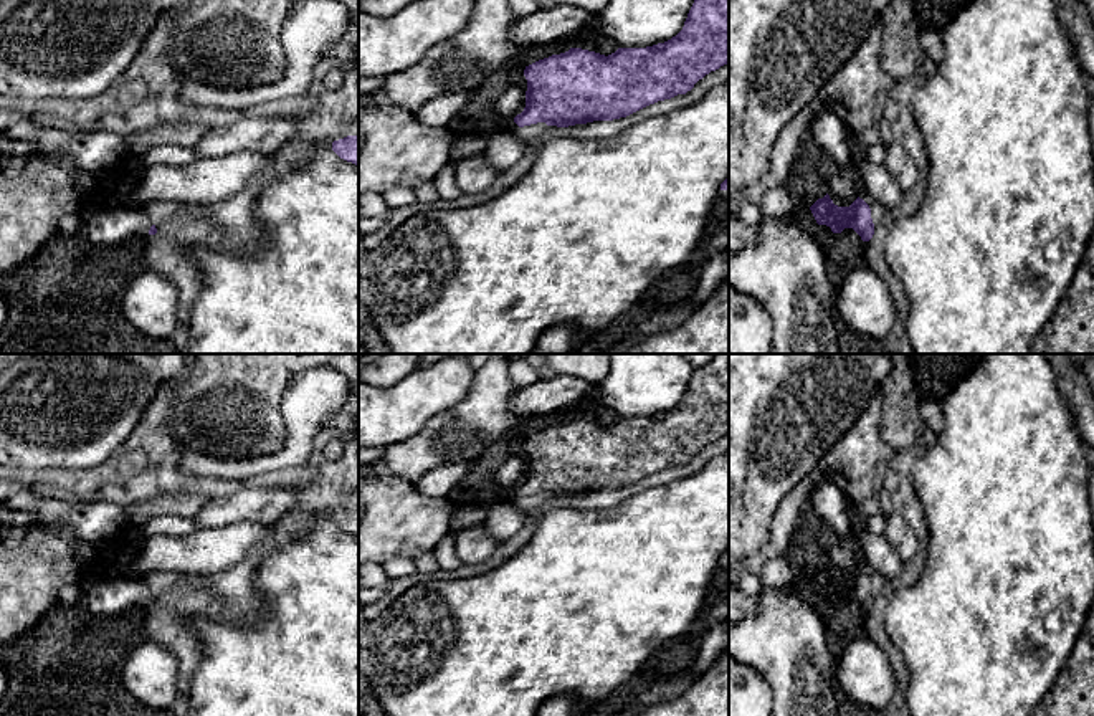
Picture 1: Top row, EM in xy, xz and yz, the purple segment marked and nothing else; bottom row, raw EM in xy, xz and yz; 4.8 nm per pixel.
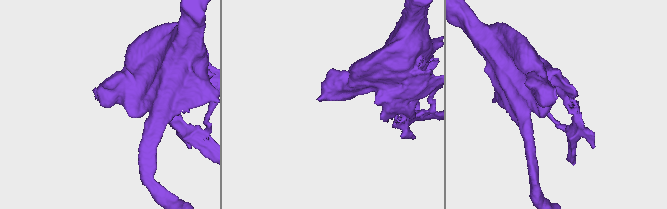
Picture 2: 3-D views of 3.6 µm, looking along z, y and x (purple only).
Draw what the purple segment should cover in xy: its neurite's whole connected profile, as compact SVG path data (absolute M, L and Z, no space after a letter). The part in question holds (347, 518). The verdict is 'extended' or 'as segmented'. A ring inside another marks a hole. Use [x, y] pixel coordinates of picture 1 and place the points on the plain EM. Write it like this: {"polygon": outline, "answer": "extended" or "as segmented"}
{"polygon": "M347 506L332 513L332 521L344 531L359 536L359 506Z", "answer": "as segmented"}

